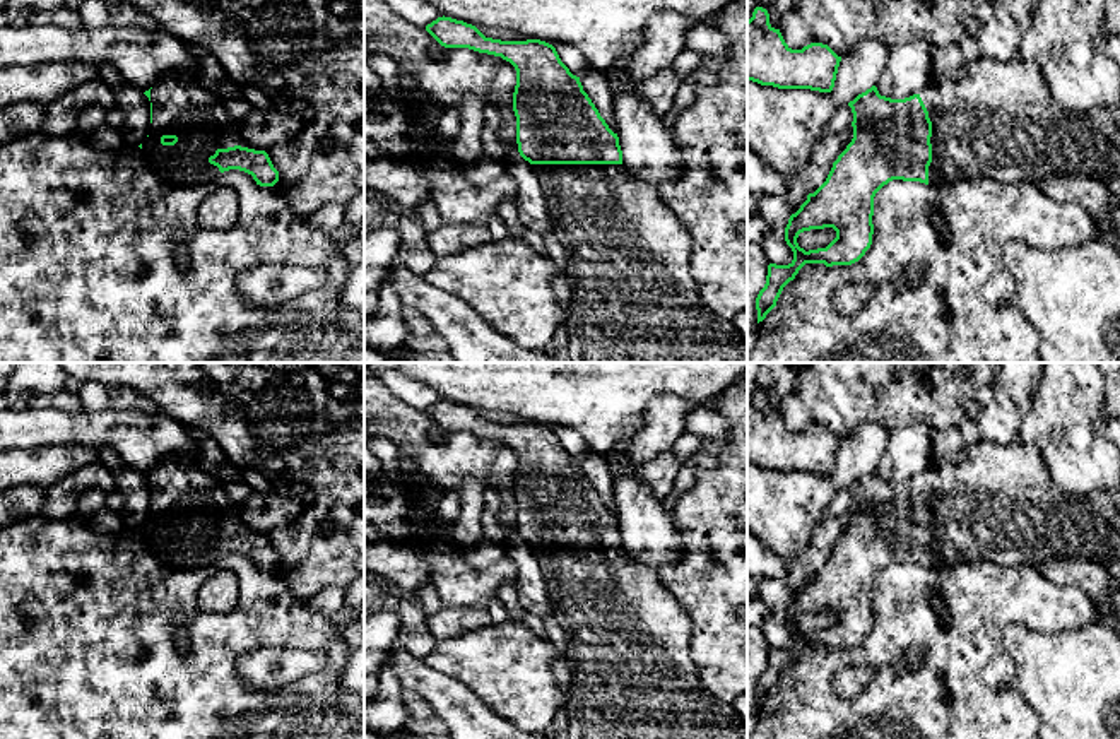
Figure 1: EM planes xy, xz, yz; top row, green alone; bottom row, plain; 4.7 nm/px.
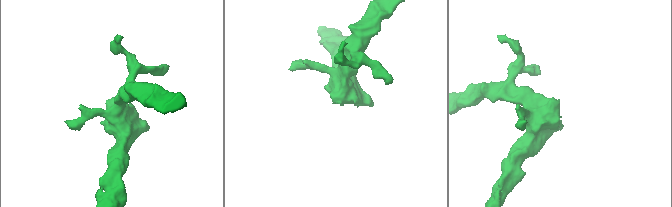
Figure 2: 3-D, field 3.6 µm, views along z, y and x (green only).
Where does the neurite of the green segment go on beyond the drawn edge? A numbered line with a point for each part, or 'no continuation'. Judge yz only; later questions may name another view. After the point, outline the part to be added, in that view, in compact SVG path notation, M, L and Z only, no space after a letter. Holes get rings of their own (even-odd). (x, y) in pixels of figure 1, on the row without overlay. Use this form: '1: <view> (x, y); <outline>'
1: yz (997, 505); M981 440L954 465L928 467L920 481L932 505L928 568L959 561L1038 566L1057 558L1103 563L1120 558L1120 488L1088 496L1060 494L1041 453L1023 443L1000 446Z

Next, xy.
1: xy (180, 490); M188 455L159 462L150 472L150 486L152 506L142 535L174 568L214 566L221 554L209 541L217 532L246 530L222 482Z

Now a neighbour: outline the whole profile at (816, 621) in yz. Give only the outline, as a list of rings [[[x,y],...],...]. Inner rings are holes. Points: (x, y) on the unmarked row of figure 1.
[[[833,611],[824,612],[811,612],[799,618],[797,626],[805,635],[826,631],[836,621],[836,614]]]

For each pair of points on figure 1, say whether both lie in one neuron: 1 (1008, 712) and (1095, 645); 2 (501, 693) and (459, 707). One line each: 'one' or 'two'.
1: two
2: two

